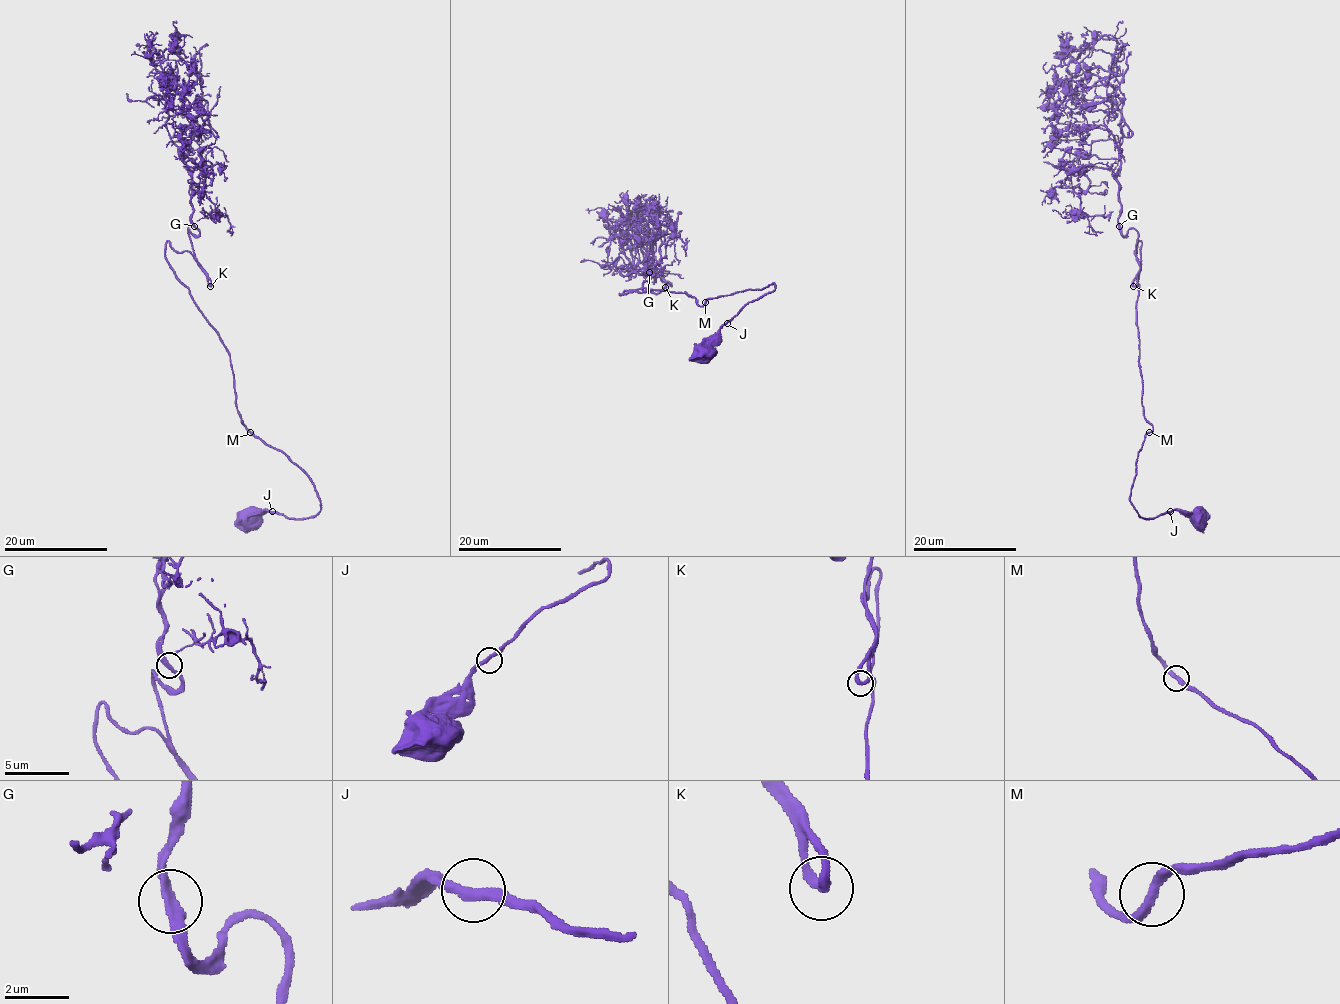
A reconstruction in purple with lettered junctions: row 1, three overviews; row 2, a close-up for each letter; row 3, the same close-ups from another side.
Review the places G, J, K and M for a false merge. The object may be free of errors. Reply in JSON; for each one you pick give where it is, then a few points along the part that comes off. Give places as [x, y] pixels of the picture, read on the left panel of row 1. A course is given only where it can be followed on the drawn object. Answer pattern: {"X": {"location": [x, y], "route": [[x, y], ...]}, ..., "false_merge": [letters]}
{"false_merge": []}

